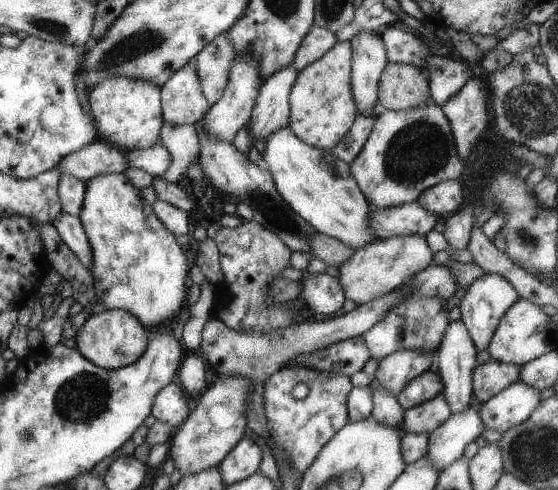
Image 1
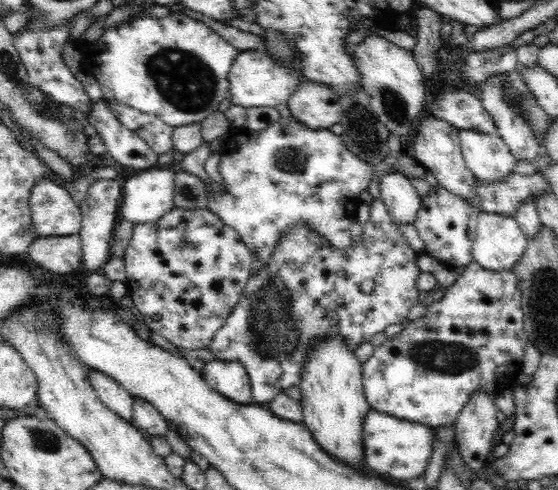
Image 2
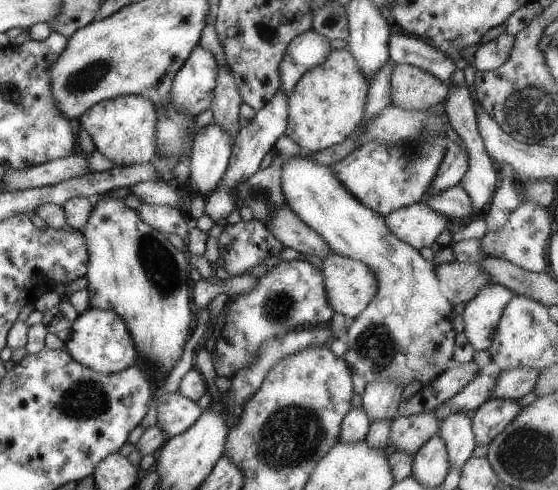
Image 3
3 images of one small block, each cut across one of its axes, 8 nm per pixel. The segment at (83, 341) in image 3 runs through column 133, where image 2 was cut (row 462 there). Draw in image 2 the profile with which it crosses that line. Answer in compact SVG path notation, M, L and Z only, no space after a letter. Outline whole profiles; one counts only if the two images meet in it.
M329 337L313 345L300 374L303 418L301 422L312 433L316 444L330 458L369 474L364 462L362 424L371 410L364 395L361 362L340 337Z

